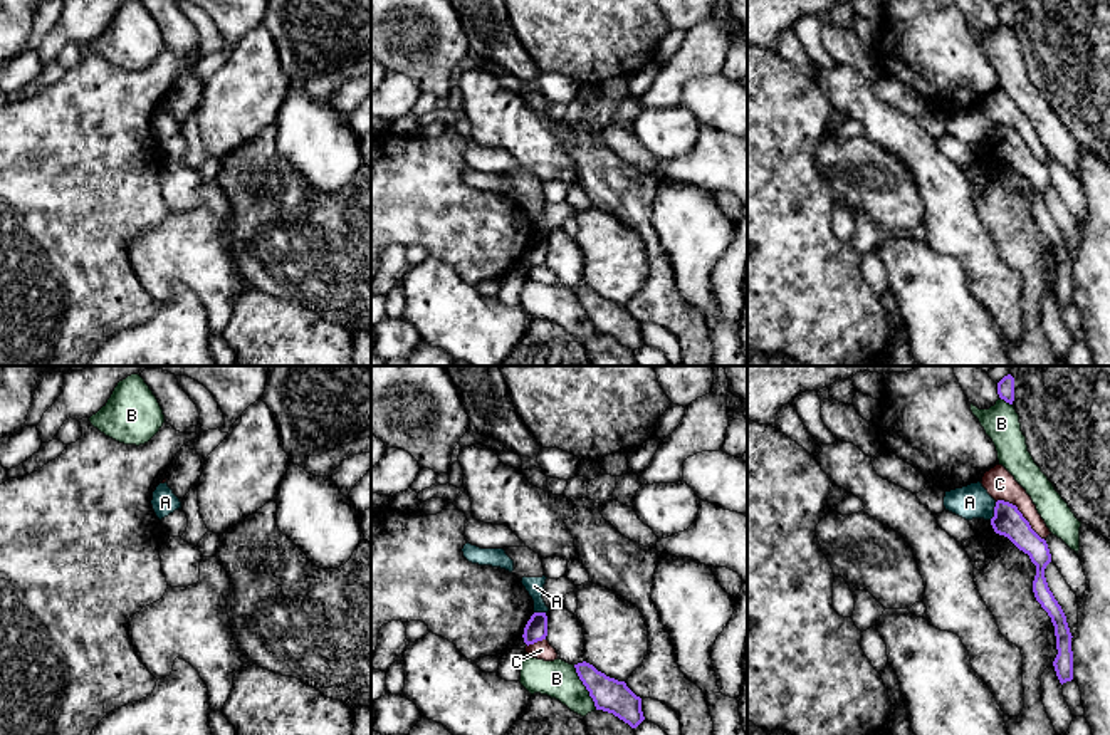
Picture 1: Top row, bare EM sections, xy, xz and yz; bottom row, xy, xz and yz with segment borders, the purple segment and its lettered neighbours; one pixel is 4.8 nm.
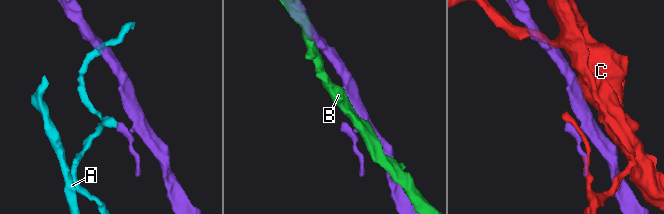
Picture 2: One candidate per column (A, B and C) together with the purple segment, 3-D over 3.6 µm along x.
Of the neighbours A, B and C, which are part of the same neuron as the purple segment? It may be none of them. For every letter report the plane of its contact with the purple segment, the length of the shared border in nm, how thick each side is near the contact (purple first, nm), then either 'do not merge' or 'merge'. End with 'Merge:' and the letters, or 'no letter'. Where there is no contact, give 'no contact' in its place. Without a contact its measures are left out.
A: yz | 90 nm | 150/160 nm | do not merge
B: xz | 240 nm | 160/180 nm | do not merge
C: yz | 300 nm | 150/140 nm | do not merge
Merge: no letter

